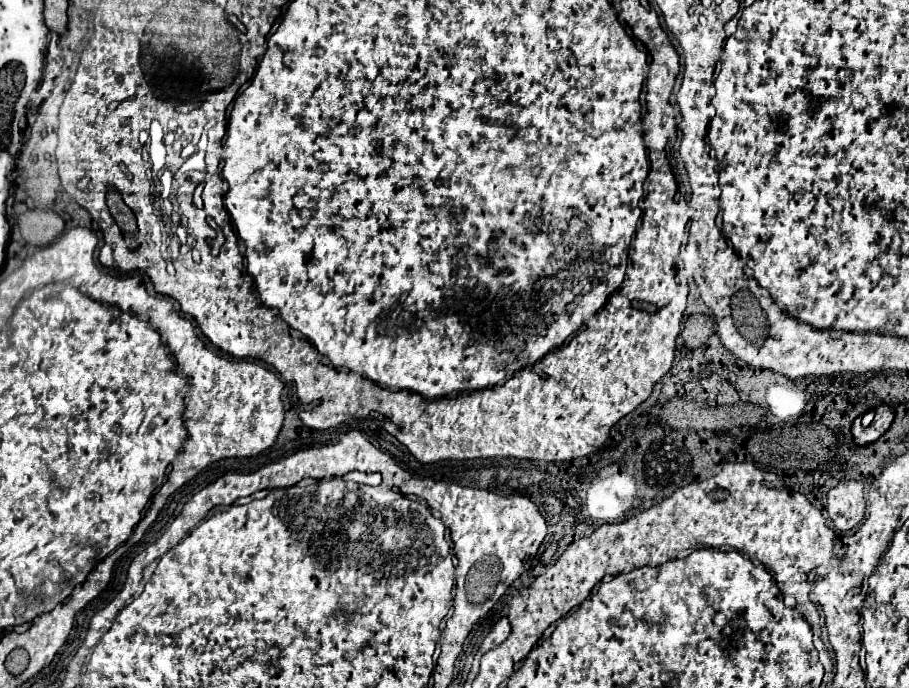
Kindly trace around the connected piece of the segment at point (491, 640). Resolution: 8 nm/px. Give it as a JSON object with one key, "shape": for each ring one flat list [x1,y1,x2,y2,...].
{"shape":[[500,618,500,620,496,622,496,626,492,628,492,632,484,638,484,642,482,642,474,656,474,670,476,670,476,672,479,672,480,661,482,656,486,654,486,650,494,650,494,648,500,646,508,636,510,636,510,622,508,622,508,618]]}

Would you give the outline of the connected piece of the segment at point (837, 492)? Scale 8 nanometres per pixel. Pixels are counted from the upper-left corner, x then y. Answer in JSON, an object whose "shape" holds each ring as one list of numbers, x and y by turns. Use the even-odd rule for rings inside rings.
{"shape":[[850,480,834,486,826,498,826,512,838,530,852,530,864,518,864,484]]}

